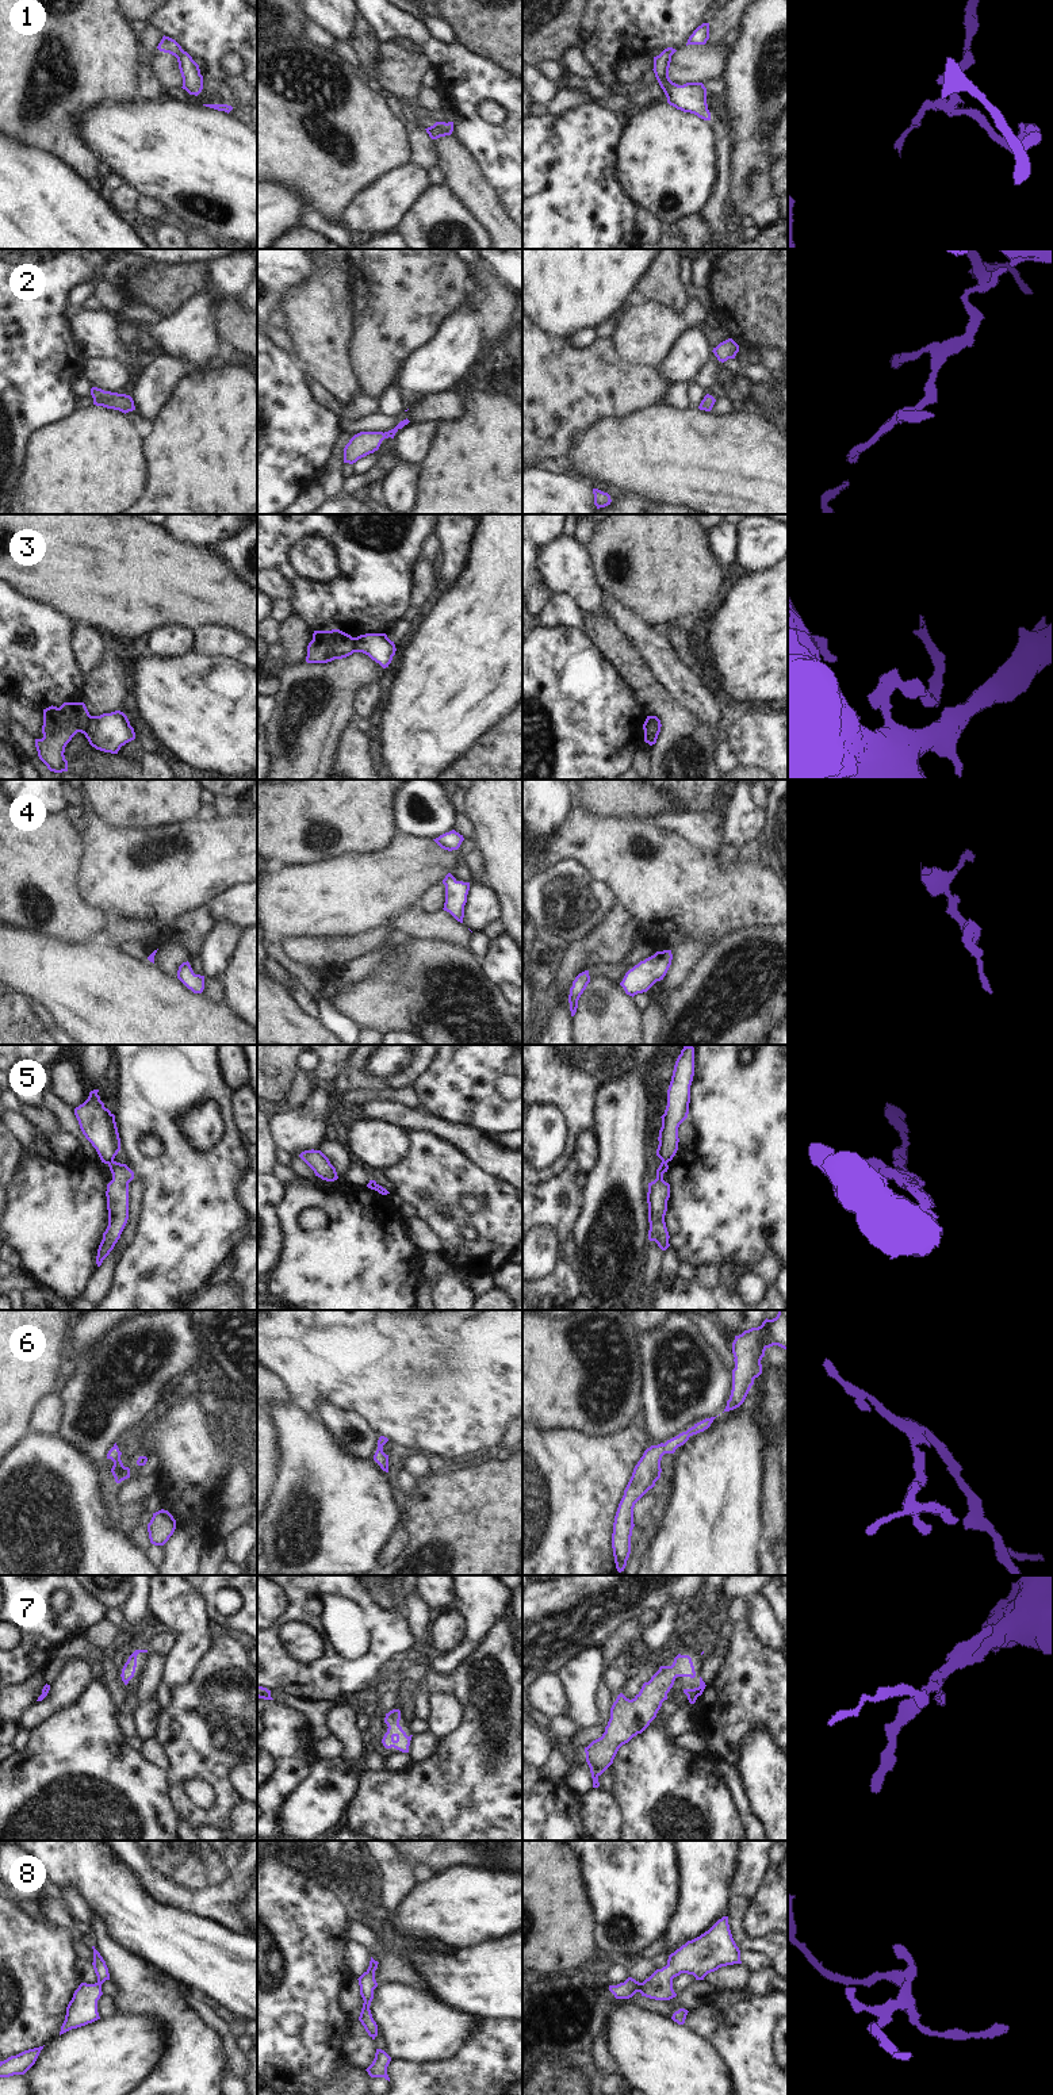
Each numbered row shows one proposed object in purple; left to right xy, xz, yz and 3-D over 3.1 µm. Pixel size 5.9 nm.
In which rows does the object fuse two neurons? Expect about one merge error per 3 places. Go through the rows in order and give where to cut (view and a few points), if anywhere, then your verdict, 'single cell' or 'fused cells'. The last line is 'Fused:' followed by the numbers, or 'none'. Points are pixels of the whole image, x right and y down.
1: cut none; single cell
2: cut none; single cell
3: cut xy (91, 716), (84, 734); fused cells
4: cut none; single cell
5: cut xy (113, 1160), (108, 1164); fused cells
6: cut none; single cell
7: cut none; single cell
8: cut none; single cell
Fused: 3, 5

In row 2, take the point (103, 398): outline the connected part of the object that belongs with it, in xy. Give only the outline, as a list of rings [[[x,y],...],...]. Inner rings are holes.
[[[97,387],[91,388],[91,395],[96,406],[119,410],[125,414],[135,410],[134,401],[130,395],[104,391]]]

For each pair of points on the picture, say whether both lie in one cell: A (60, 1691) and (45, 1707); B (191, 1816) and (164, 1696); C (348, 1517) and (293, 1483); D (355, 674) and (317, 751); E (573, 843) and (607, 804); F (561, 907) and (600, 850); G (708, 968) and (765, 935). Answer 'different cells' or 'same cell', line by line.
A: same cell
B: different cells
C: same cell
D: same cell
E: different cells
F: different cells
G: same cell

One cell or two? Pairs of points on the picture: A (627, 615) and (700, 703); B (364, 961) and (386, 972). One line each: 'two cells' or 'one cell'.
A: one cell
B: two cells

